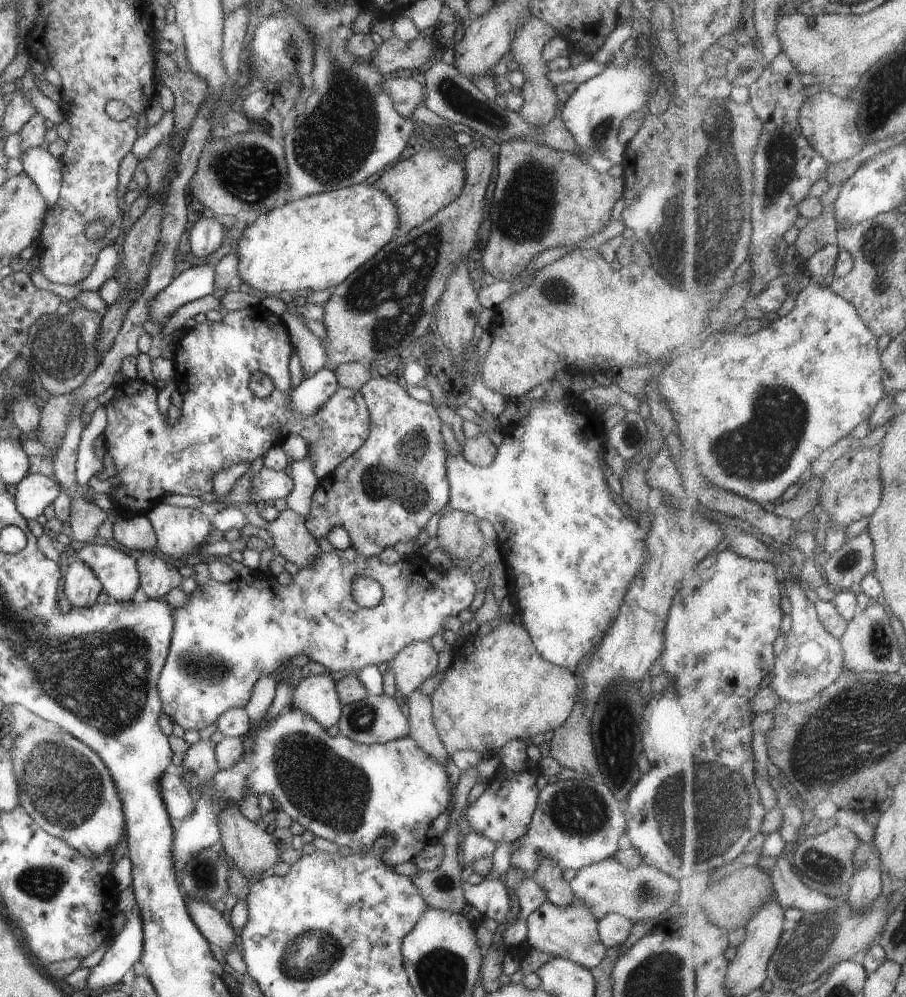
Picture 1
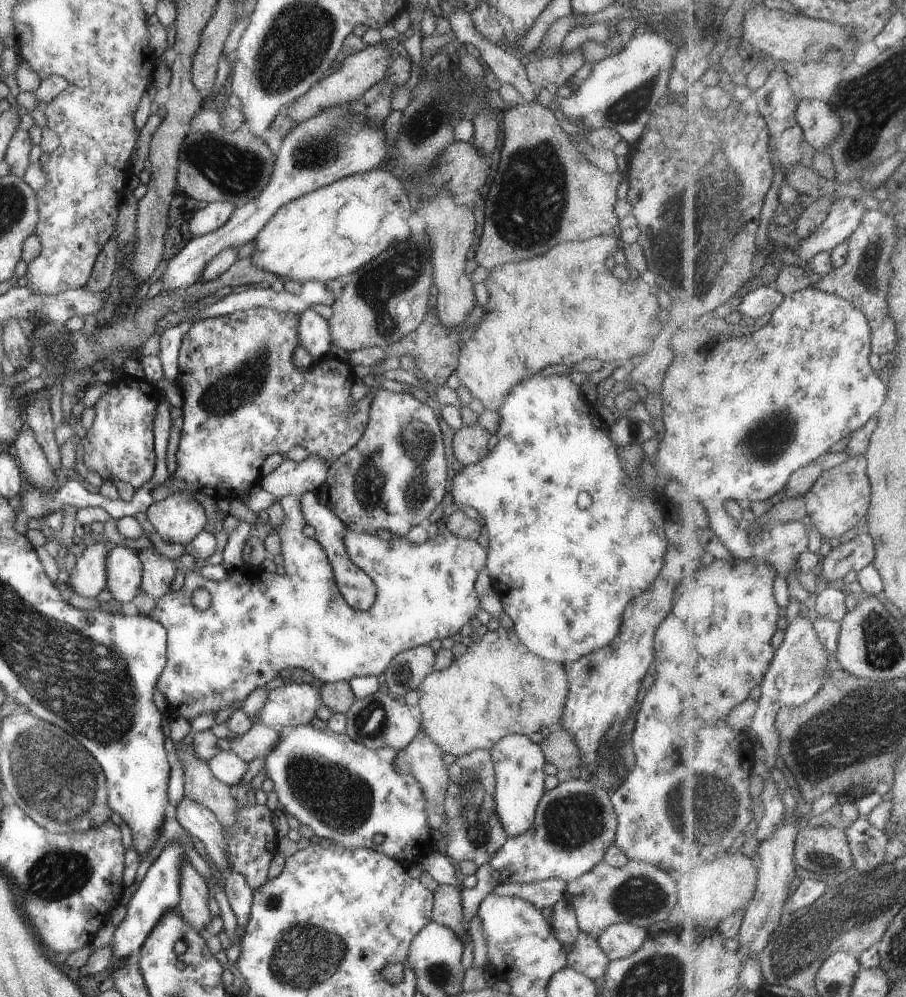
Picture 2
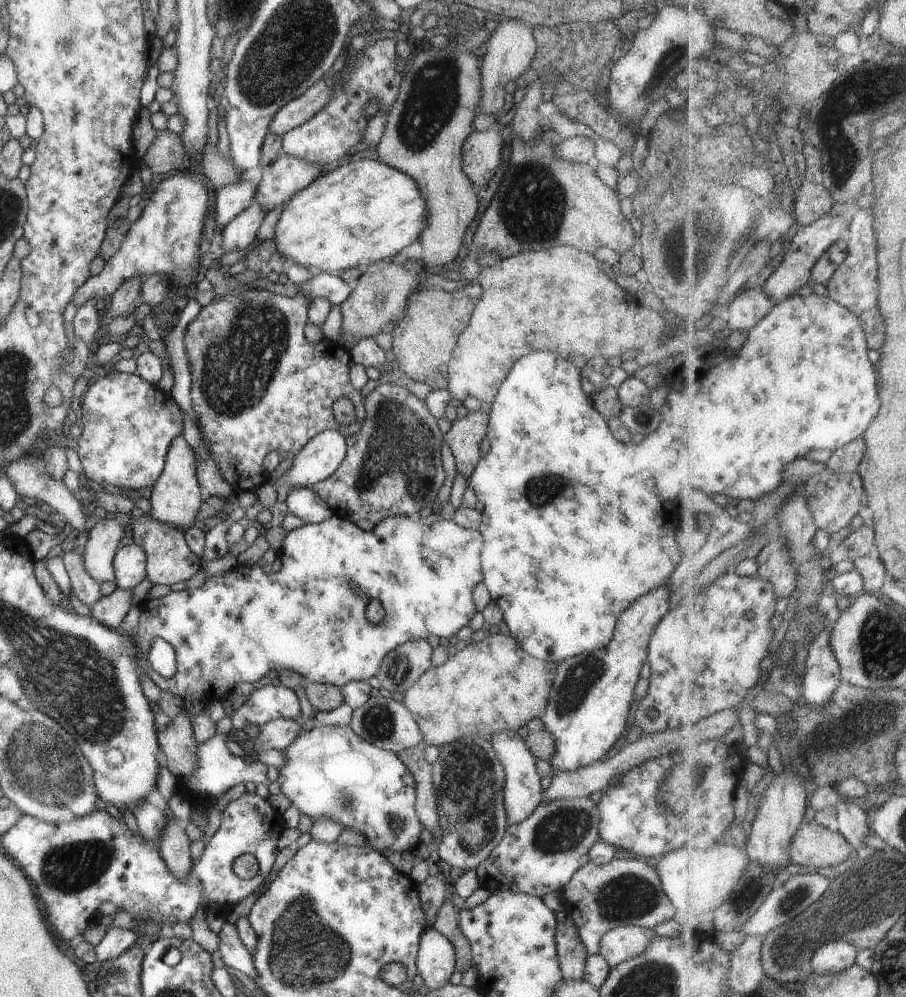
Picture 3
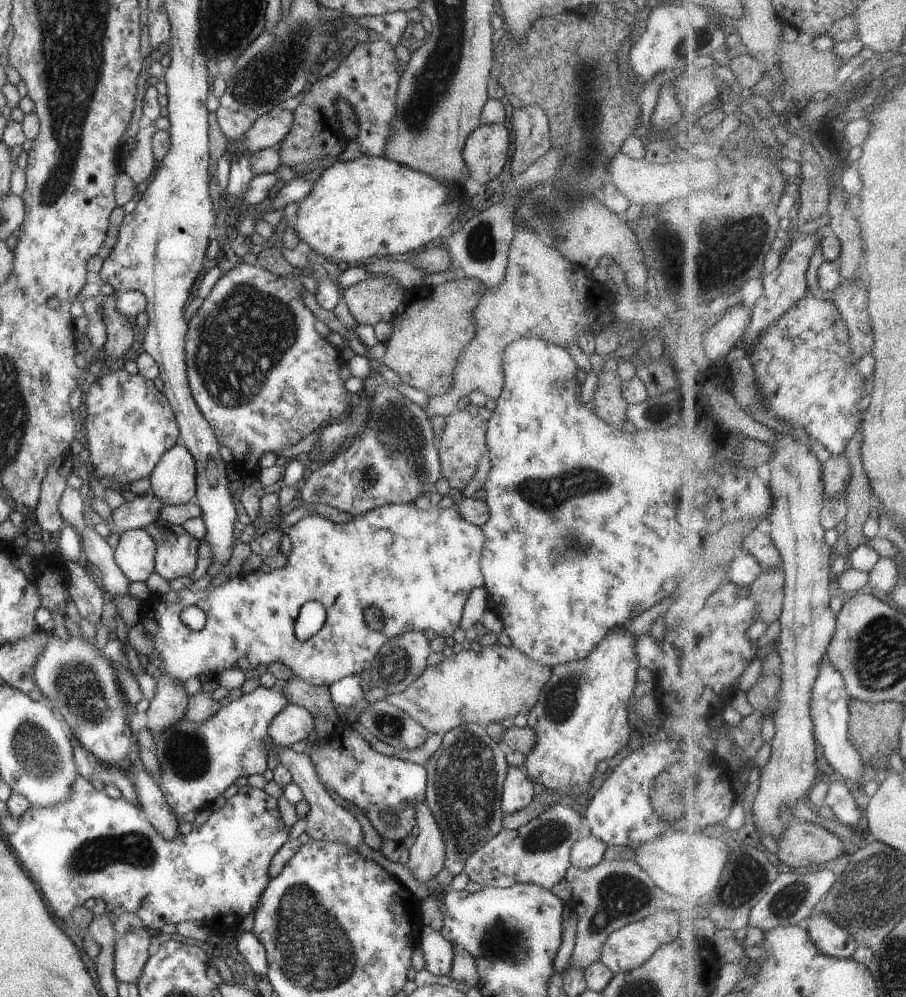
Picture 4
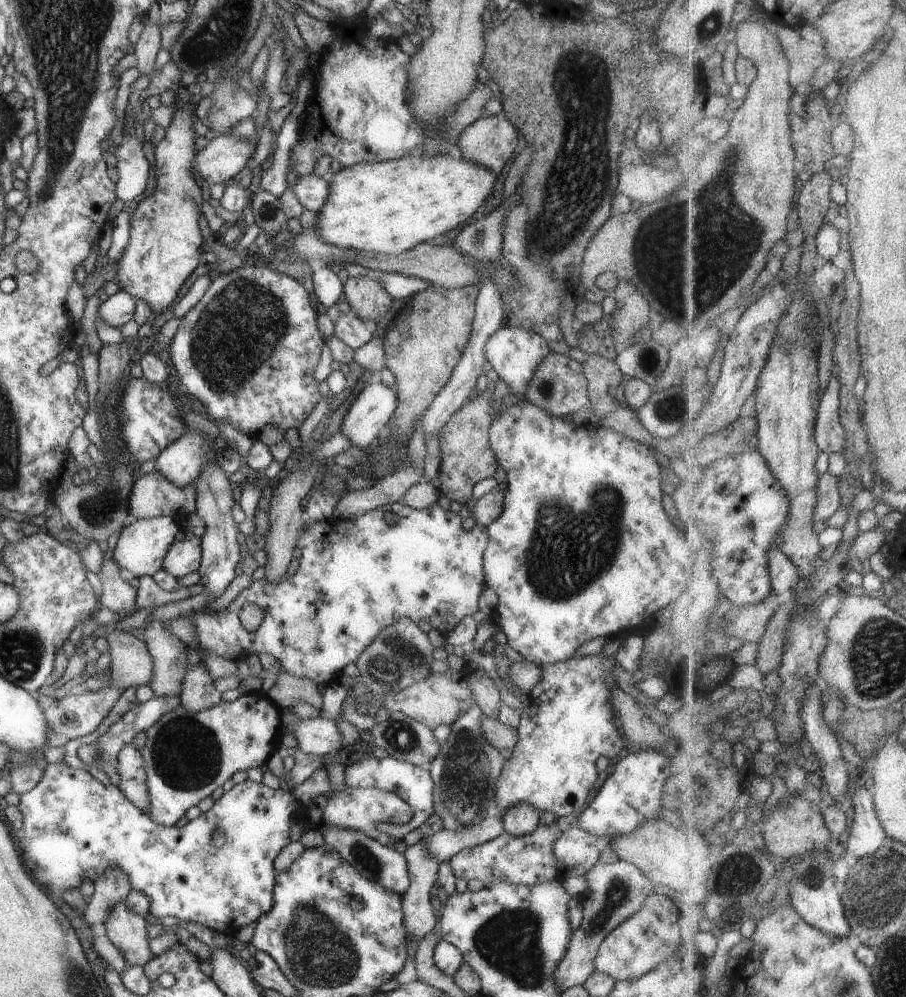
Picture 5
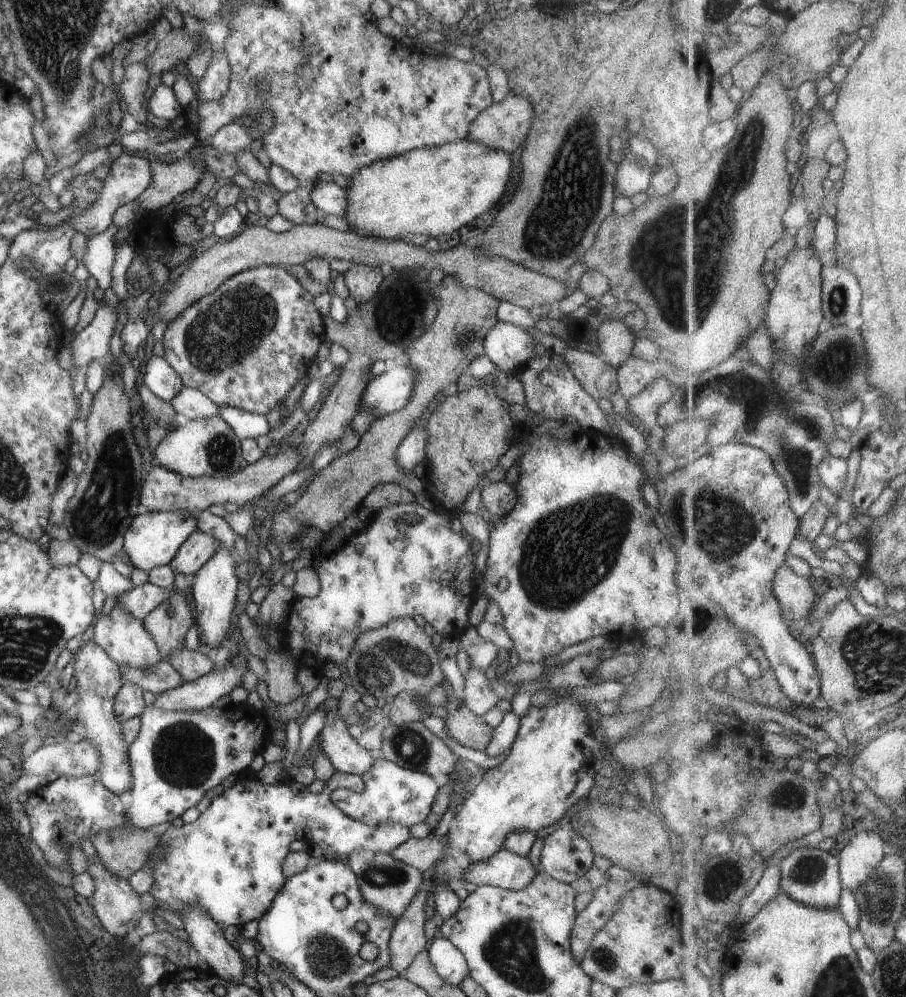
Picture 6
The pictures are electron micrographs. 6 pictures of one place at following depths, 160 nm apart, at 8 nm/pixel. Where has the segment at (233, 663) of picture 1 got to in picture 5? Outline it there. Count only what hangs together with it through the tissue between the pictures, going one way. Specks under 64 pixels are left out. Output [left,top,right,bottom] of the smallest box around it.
[186,501,488,686]

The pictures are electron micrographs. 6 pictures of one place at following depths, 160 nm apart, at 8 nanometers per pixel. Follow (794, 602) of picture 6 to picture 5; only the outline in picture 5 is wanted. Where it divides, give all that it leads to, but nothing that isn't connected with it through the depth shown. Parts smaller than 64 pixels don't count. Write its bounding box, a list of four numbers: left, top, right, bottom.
[768,547,801,594]

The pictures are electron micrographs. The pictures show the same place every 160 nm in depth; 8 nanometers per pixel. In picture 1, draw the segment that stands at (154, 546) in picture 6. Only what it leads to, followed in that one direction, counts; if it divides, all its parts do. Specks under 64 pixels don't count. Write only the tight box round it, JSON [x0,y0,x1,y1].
[77,544,138,601]

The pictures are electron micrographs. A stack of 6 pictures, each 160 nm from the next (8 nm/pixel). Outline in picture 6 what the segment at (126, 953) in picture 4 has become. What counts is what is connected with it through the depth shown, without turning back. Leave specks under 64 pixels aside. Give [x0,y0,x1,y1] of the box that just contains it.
[85,854,141,938]

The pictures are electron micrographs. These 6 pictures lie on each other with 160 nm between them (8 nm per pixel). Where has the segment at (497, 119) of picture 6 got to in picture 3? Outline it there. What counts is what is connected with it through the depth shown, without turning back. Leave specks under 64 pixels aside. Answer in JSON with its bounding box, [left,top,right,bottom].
[460,128,502,189]

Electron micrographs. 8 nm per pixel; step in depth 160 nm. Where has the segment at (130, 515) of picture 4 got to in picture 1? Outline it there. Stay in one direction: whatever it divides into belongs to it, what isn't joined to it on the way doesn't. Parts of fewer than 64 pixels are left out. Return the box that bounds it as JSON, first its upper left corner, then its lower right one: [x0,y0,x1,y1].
[63,560,102,609]

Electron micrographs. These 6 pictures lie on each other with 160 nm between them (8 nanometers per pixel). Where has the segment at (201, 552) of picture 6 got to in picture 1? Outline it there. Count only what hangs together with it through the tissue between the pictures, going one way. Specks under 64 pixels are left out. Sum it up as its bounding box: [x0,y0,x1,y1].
[136,552,182,599]

